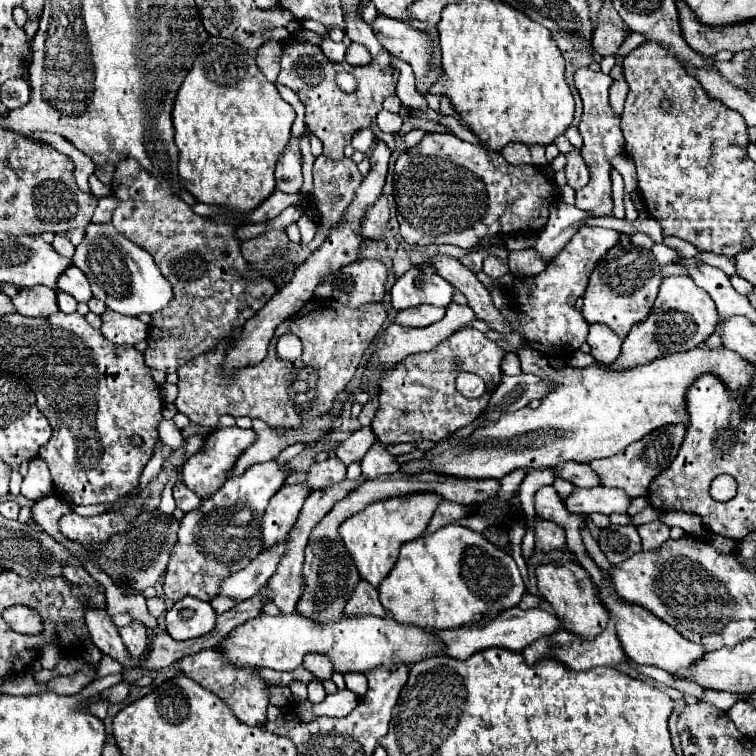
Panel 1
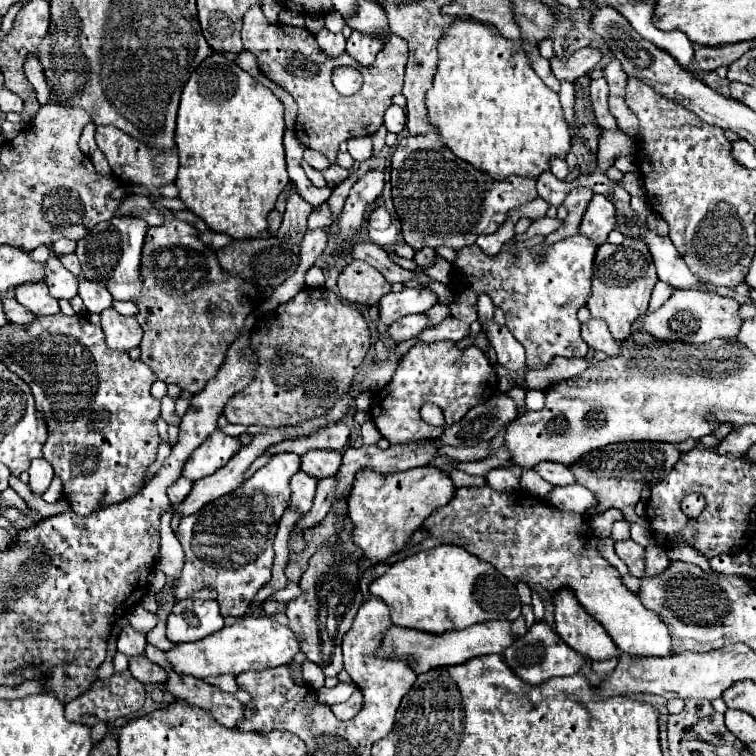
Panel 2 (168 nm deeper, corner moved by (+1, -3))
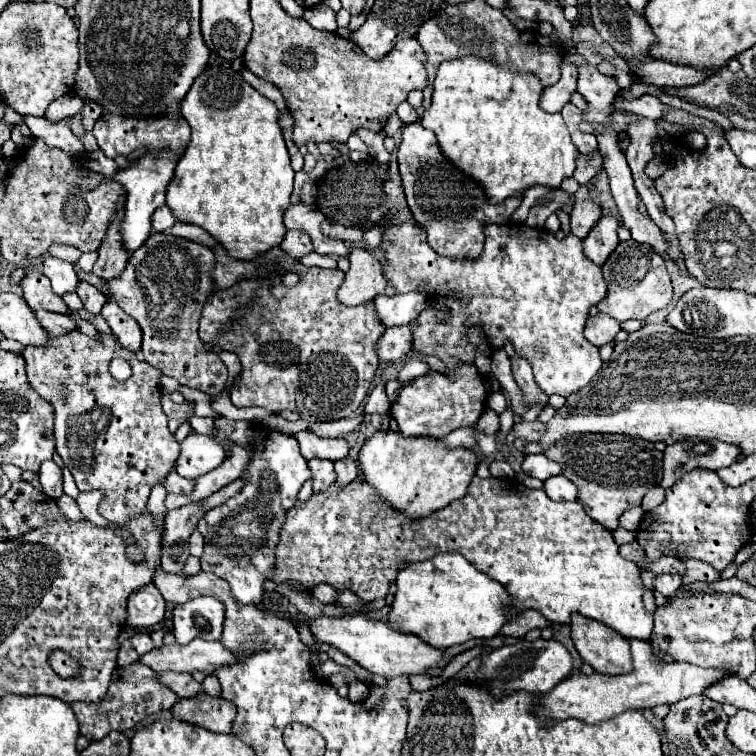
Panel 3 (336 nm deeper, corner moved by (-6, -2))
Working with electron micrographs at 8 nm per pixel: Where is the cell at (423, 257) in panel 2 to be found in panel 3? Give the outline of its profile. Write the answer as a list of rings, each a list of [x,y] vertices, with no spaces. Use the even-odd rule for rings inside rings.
[[[381,221],[379,229],[383,235],[379,247],[385,251],[385,261],[381,265],[387,281],[395,287],[395,293],[419,291],[425,293],[429,301],[425,311],[409,323],[413,331],[413,347],[419,353],[435,355],[447,369],[453,369],[457,365],[473,365],[477,351],[491,357],[495,351],[503,349],[507,341],[511,341],[519,357],[531,363],[537,385],[547,395],[557,393],[563,397],[569,397],[585,387],[599,371],[603,363],[599,347],[591,345],[583,337],[583,327],[589,317],[589,309],[605,297],[607,287],[601,267],[583,255],[583,245],[575,235],[559,241],[555,235],[547,233],[547,229],[533,229],[525,223],[485,223],[485,253],[475,261],[457,261],[437,255],[427,243],[427,233],[415,221]],[[439,309],[447,309],[449,319],[439,321]]]

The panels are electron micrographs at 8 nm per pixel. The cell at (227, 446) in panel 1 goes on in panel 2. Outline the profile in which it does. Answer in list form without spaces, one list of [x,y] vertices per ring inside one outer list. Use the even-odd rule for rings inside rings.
[[[216,430],[212,436],[208,436],[208,440],[204,440],[196,448],[196,452],[192,452],[192,456],[184,466],[182,476],[192,482],[210,476],[212,472],[220,470],[238,450],[240,450],[240,438]]]

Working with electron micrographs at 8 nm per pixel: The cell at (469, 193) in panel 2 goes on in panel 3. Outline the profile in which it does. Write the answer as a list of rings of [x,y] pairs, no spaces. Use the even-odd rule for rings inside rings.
[[[421,123],[403,125],[397,159],[409,209],[415,221],[427,231],[427,241],[433,251],[443,257],[477,259],[483,253],[483,225],[493,219],[497,223],[505,223],[521,205],[521,197],[509,197],[501,205],[489,205],[481,187],[443,157],[441,149],[437,147],[435,133],[423,129]]]

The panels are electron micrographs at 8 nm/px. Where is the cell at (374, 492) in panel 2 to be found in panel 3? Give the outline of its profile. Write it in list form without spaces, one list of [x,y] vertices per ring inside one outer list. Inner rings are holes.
[[[377,431],[371,439],[367,439],[359,451],[359,467],[365,475],[365,481],[373,485],[381,497],[385,497],[395,509],[405,511],[413,519],[429,515],[437,509],[447,507],[451,501],[461,499],[467,495],[467,487],[477,471],[479,457],[471,449],[467,451],[465,447],[455,447],[451,451],[449,447],[443,447],[443,439],[407,439],[399,435],[399,431]]]

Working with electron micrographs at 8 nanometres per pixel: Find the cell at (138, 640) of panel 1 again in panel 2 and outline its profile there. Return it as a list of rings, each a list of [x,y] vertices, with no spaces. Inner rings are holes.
[[[124,624],[120,636],[118,636],[118,652],[126,656],[138,656],[144,654],[146,648],[146,636],[132,628],[132,624]]]

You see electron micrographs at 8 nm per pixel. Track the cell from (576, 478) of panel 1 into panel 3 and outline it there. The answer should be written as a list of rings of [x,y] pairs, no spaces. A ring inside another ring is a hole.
[[[525,455],[525,461],[523,461],[521,467],[523,467],[523,471],[527,475],[537,477],[541,481],[545,481],[545,479],[561,473],[561,467],[555,461],[547,459],[545,455]]]

